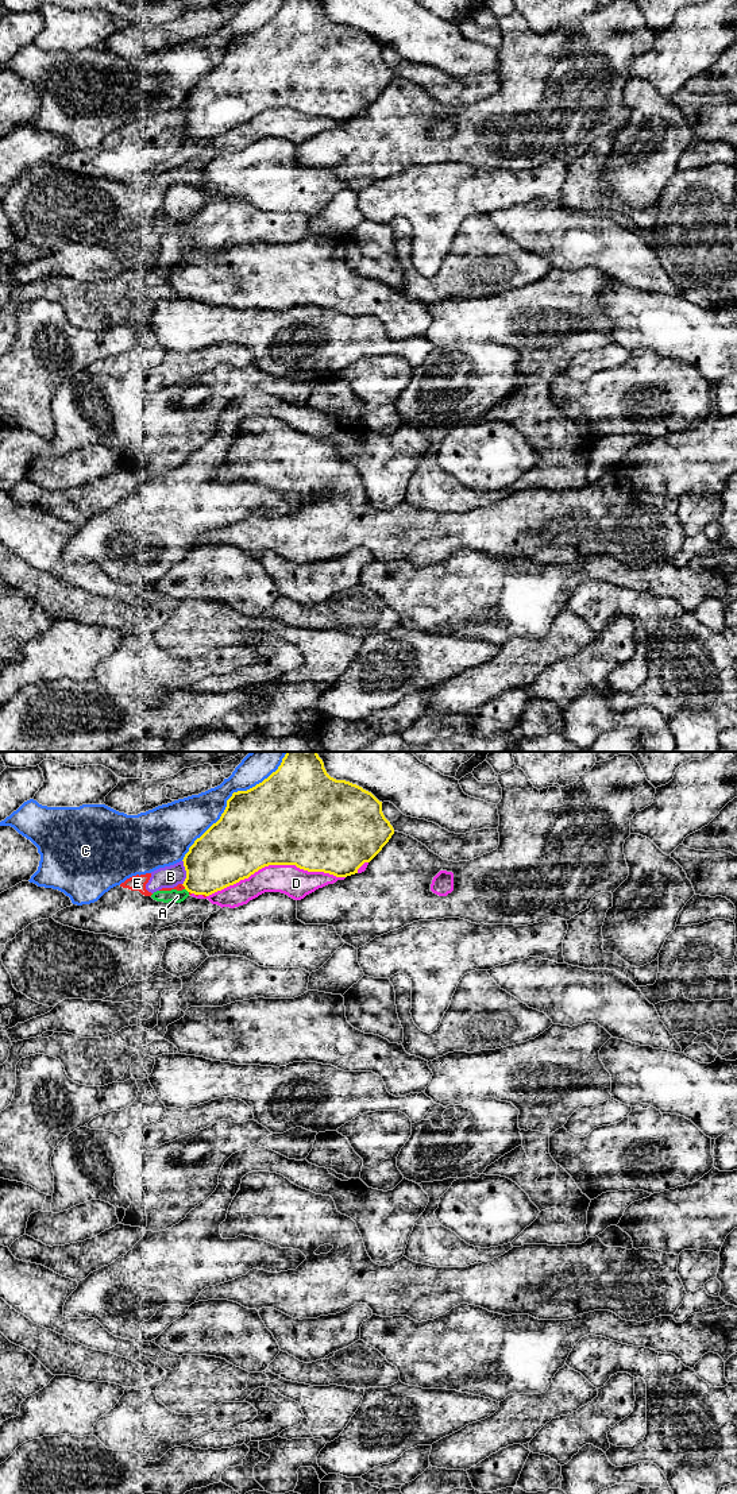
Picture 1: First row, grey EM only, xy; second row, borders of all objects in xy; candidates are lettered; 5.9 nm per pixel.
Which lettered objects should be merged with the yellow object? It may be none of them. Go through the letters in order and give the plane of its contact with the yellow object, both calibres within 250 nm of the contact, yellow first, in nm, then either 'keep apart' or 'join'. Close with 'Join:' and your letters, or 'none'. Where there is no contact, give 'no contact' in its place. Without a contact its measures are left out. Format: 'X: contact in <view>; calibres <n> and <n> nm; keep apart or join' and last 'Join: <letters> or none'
A: contact in xy; calibres 340 and 80 nm; keep apart
B: contact in xy; calibres 360 and 130 nm; keep apart
C: contact in xy; calibres 460 and 240 nm; keep apart
D: contact in xy; calibres 500 and 180 nm; keep apart
E: contact in xy; calibres 340 and 50 nm; keep apart
Join: none

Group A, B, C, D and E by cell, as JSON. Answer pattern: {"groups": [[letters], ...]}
{"groups": [["A", "B", "D", "E"], ["C"]]}

